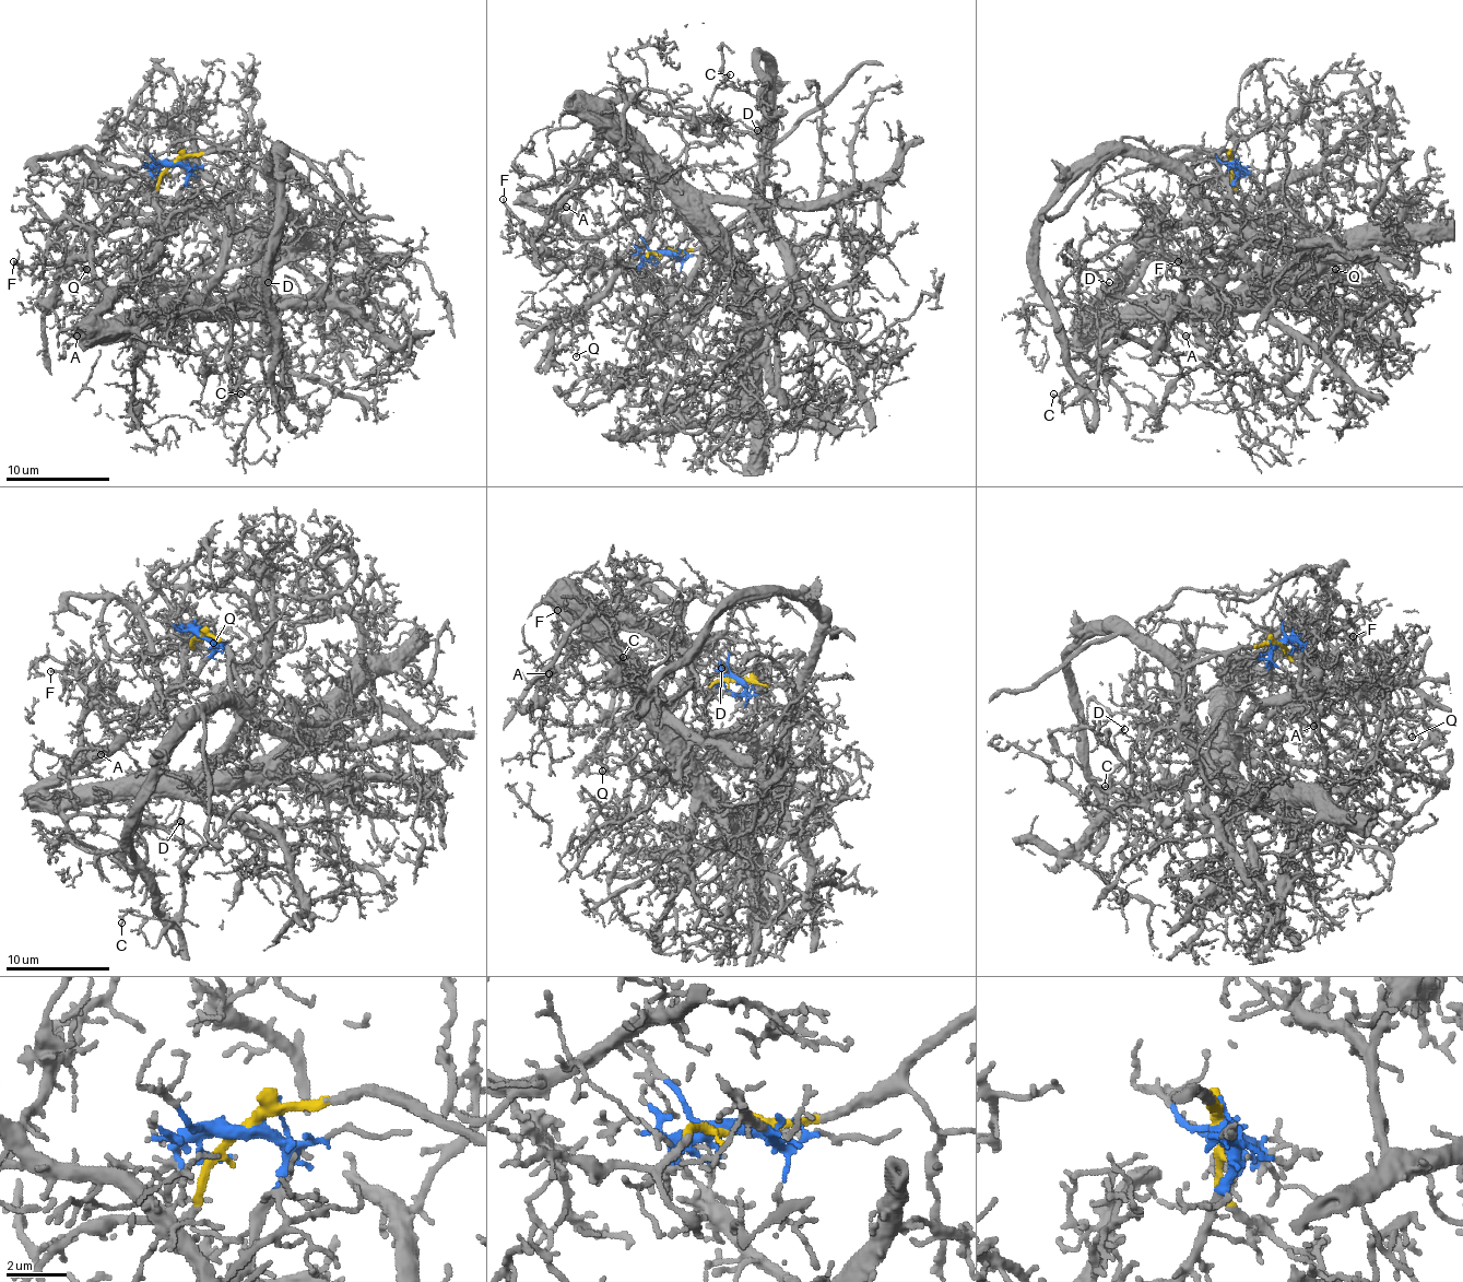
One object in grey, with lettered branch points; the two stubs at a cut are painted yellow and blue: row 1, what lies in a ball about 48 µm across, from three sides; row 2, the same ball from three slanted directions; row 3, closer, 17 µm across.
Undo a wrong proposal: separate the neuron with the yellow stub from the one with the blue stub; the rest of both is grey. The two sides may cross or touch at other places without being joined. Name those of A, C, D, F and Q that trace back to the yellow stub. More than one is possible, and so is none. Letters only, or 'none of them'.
C, F

